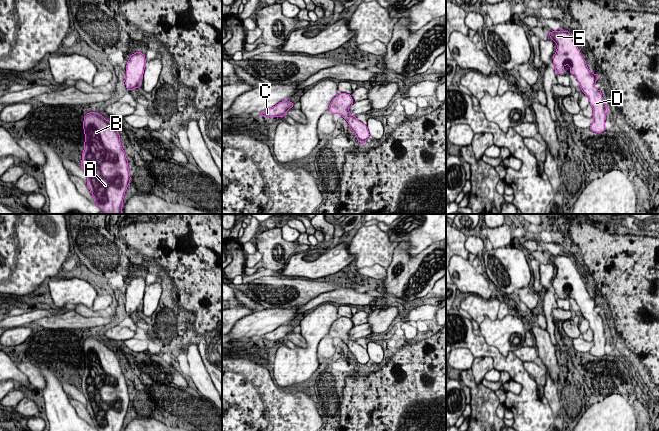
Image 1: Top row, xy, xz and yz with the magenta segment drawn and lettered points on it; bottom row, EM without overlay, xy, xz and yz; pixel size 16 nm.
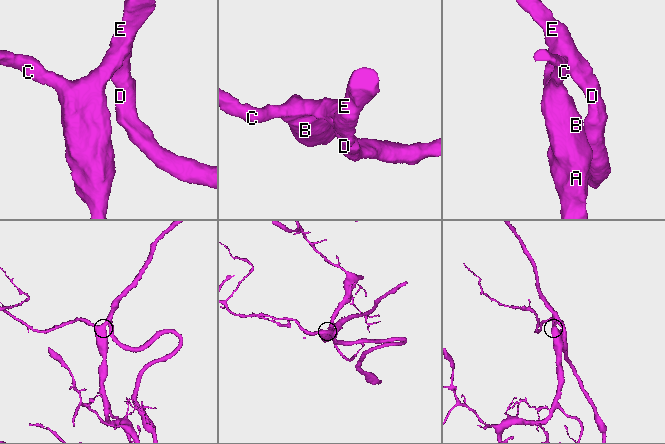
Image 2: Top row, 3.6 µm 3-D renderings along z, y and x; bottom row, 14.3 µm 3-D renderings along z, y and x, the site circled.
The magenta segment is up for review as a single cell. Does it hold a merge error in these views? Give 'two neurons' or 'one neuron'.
one neuron

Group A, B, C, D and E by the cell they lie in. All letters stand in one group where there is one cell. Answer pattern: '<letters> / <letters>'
A B C D E

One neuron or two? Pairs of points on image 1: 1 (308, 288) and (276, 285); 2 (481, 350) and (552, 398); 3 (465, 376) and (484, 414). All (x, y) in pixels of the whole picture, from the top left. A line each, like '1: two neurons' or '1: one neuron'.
1: one neuron
2: two neurons
3: one neuron

